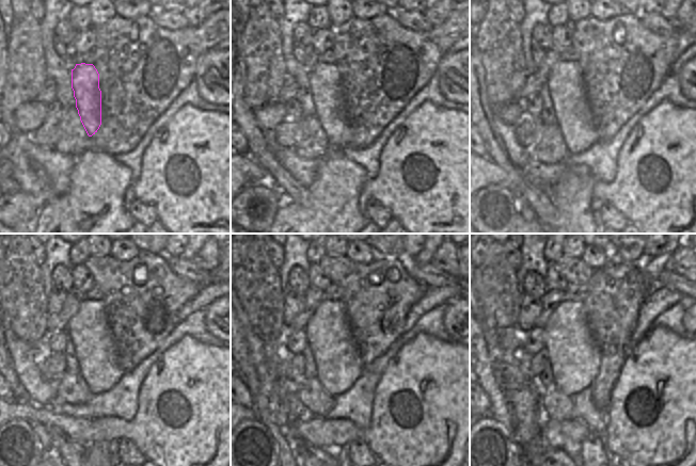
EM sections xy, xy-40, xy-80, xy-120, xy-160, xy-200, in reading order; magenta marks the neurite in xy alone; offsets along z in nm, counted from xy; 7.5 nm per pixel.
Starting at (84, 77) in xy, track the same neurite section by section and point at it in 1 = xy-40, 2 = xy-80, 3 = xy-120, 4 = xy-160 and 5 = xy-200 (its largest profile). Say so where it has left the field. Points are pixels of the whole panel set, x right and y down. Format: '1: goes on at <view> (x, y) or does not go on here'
1: goes on at xy-40 (325, 79)
2: goes on at xy-80 (566, 83)
3: goes on at xy-120 (95, 349)
4: goes on at xy-160 (336, 356)
5: goes on at xy-200 (574, 356)

